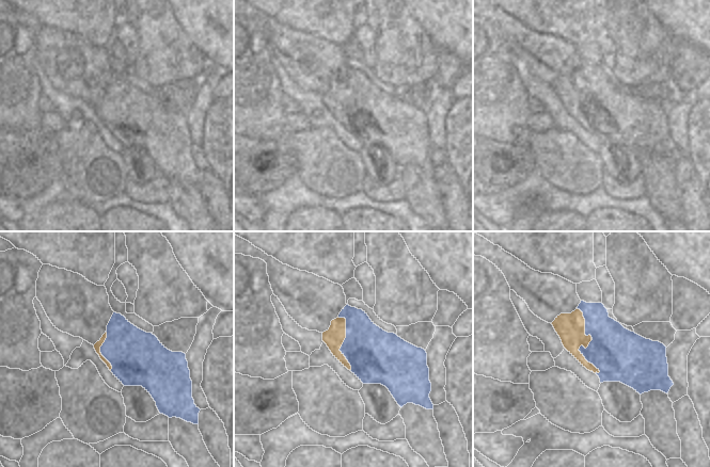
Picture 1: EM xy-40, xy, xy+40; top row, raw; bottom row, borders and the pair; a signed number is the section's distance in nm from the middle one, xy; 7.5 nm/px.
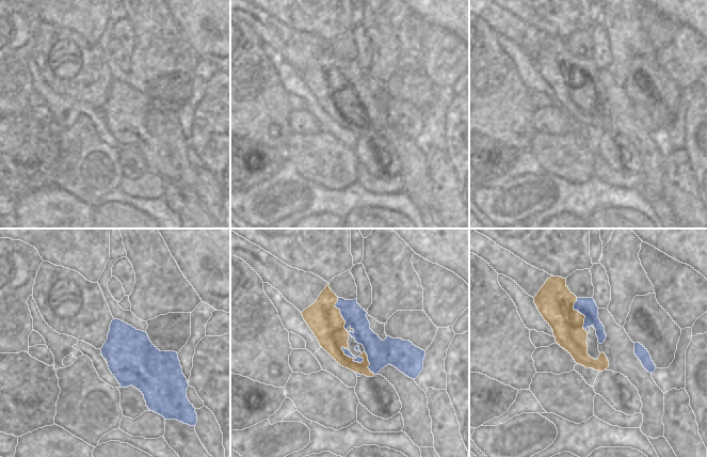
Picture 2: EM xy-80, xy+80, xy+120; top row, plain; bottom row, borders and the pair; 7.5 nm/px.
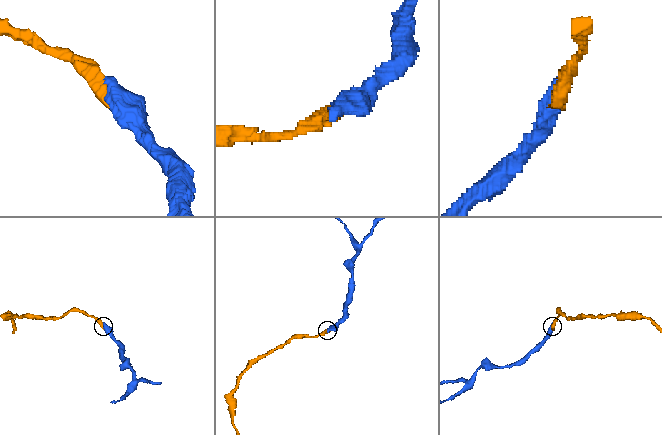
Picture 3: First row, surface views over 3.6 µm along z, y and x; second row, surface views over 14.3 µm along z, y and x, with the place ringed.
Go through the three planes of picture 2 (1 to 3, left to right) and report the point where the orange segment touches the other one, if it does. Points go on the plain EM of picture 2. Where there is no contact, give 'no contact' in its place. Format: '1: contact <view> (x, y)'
1: contact xy-80 (107, 122)
2: contact xy+80 (352, 117)
3: contact xy+120 (581, 74)

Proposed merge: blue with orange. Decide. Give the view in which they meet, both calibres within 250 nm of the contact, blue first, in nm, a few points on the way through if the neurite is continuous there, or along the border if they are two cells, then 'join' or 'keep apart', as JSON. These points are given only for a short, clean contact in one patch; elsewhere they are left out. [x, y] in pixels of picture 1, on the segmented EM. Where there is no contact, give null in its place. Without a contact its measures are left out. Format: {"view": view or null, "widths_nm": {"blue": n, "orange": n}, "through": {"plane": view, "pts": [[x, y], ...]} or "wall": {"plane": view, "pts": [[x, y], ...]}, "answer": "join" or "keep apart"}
{"view": "xy", "widths_nm": {"blue": 400, "orange": 150}, "answer": "join"}

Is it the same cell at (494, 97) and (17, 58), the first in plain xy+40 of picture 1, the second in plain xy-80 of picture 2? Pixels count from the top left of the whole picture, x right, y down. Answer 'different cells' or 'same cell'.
same cell

